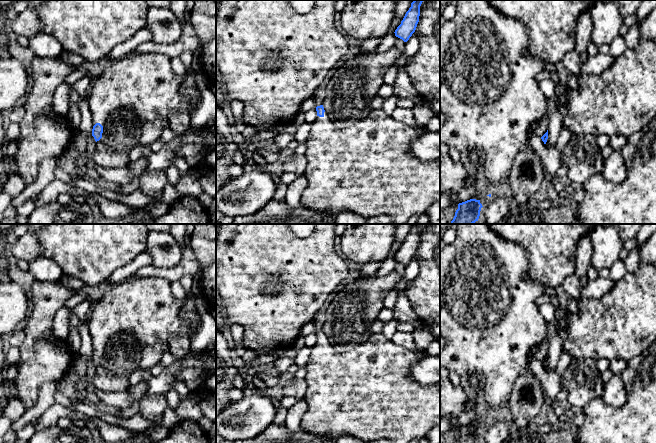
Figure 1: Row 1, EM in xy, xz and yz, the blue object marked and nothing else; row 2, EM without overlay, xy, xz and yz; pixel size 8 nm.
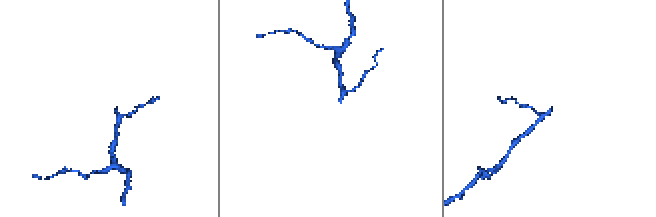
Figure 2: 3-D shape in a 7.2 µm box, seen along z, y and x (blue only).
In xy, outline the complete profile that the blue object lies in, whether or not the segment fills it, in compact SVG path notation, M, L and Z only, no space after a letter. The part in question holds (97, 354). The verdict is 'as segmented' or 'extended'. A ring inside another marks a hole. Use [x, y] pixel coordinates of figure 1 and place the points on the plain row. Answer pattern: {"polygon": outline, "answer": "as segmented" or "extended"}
{"polygon": "M133 278L110 288L98 300L87 320L93 343L92 360L95 365L102 362L103 351L107 342L115 335L133 335L141 345L140 369L150 371L159 364L162 354L169 351L170 339L187 336L191 339L199 330L201 323L194 331L179 313L185 299L175 299L171 293L171 283L163 278Z", "answer": "extended"}

